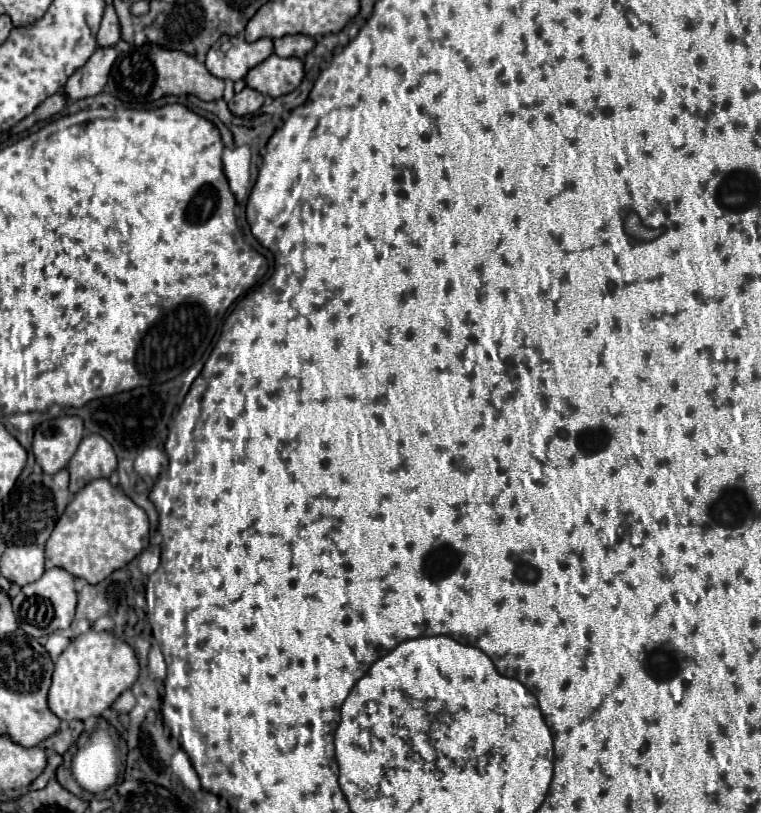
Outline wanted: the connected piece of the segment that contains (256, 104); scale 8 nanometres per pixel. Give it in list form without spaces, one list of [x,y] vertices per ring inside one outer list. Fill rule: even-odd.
[[[246,86],[242,92],[234,94],[234,98],[228,102],[228,106],[230,106],[232,114],[244,116],[244,114],[256,112],[264,104],[264,100],[266,100],[264,94],[260,94],[258,90],[252,90],[252,88]]]

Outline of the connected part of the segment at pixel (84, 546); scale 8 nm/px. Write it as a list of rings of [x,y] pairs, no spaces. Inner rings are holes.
[[[96,478],[88,482],[78,494],[74,494],[72,502],[66,506],[64,514],[60,516],[54,532],[46,542],[46,568],[58,566],[70,572],[72,576],[84,578],[90,584],[98,584],[108,578],[114,570],[124,568],[130,560],[134,560],[144,548],[148,546],[148,516],[146,512],[136,506],[118,486],[112,486],[108,478]]]

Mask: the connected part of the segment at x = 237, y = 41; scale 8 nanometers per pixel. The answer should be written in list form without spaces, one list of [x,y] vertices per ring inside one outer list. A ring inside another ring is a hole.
[[[222,36],[206,54],[206,68],[222,80],[242,80],[250,68],[264,62],[272,54],[270,38],[246,42],[240,36]]]

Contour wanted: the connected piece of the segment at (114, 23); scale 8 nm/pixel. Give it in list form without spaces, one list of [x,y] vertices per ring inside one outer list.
[[[108,4],[104,10],[102,26],[98,30],[98,46],[116,46],[118,40],[120,40],[120,22],[114,6]]]

